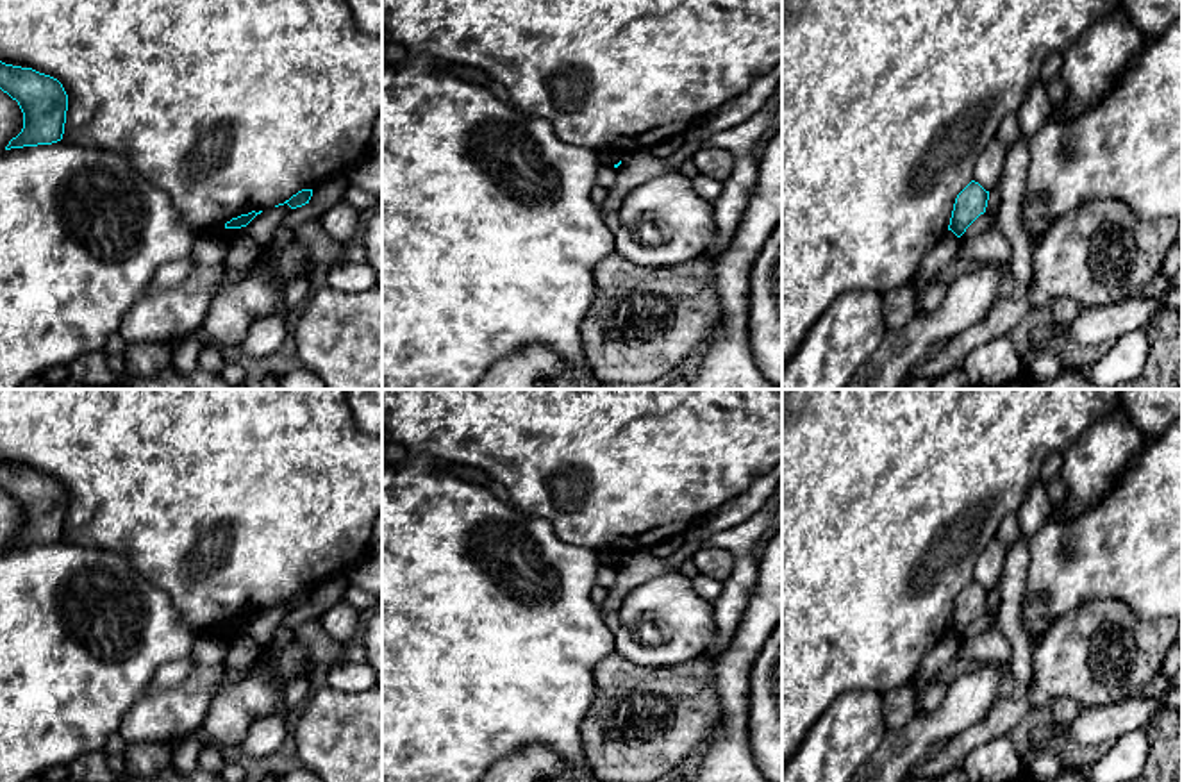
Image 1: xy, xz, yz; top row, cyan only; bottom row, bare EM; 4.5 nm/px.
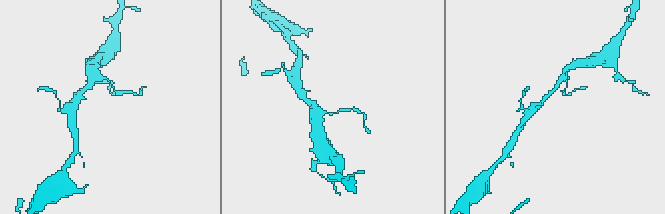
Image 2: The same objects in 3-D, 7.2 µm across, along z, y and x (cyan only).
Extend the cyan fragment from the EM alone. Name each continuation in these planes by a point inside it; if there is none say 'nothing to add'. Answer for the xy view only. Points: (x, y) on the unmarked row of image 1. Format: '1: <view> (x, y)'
nothing to add

